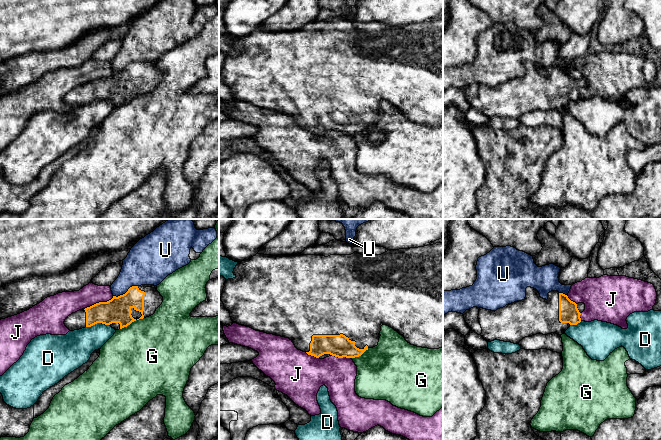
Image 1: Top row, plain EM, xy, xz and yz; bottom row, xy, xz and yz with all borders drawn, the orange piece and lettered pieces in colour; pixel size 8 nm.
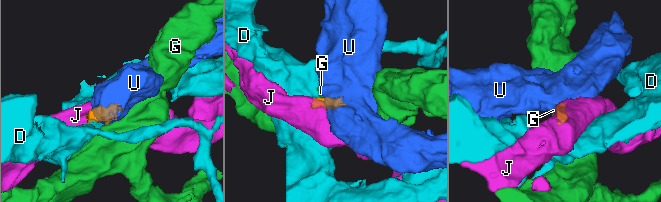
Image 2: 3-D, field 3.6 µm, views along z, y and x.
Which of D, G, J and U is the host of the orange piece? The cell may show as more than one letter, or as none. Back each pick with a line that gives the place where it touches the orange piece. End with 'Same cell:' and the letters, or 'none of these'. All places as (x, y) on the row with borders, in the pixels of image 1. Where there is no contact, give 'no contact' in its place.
Same cell: none of these

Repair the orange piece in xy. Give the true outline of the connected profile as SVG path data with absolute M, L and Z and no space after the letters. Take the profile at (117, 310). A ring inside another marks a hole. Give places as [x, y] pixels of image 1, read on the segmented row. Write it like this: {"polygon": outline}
{"polygon": "M132 286L128 291L107 302L99 302L69 315L65 326L70 330L91 327L97 323L110 325L115 330L127 327L137 319L153 315L162 304L163 297L157 286Z"}

